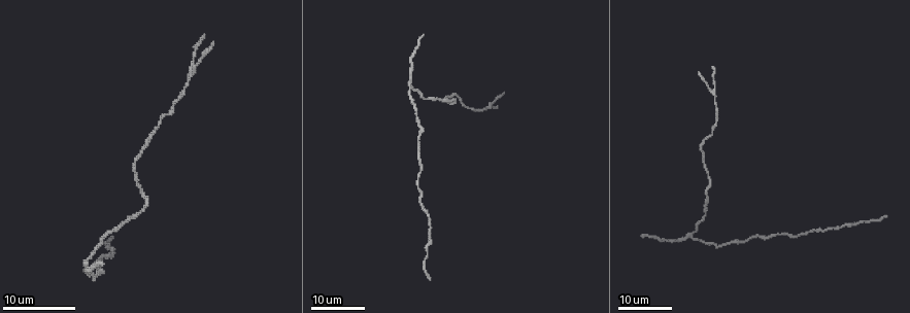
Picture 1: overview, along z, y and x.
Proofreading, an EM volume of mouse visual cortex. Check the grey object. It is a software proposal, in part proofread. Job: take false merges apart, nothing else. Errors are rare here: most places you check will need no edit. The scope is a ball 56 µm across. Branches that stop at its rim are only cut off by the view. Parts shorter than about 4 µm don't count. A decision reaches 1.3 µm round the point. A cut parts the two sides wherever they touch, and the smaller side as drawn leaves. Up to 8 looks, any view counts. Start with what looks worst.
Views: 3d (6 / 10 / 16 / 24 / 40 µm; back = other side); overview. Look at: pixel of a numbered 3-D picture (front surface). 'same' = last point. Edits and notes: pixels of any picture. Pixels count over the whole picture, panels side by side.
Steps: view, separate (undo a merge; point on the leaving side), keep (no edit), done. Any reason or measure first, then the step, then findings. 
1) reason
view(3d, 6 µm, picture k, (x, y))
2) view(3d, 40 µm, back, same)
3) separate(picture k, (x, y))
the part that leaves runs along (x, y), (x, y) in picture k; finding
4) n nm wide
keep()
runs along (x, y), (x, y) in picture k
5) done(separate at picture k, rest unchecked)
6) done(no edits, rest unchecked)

arms part here
view(3d, 24 µm, picture 1, (85, 260))

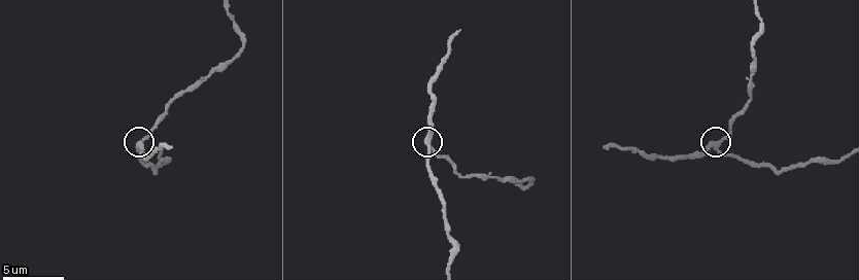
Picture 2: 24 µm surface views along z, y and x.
view(3d, 10 µm, picture 2, (720, 143))

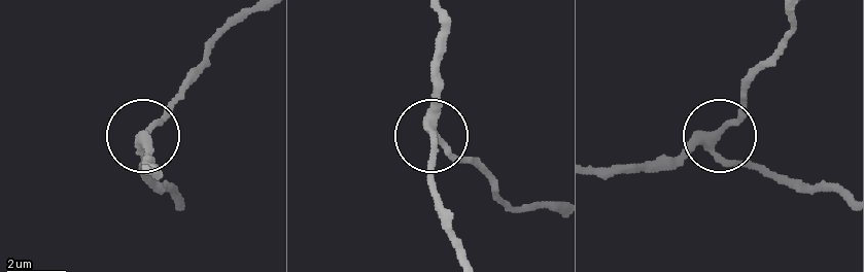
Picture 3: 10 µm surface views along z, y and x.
side arm 44 µm
keep()
runs along (718, 139), (725, 157), (774, 179) in picture 3; one cell here

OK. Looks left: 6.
thick turns thin
view(3d, 16 µm, picture 1, (773, 237))

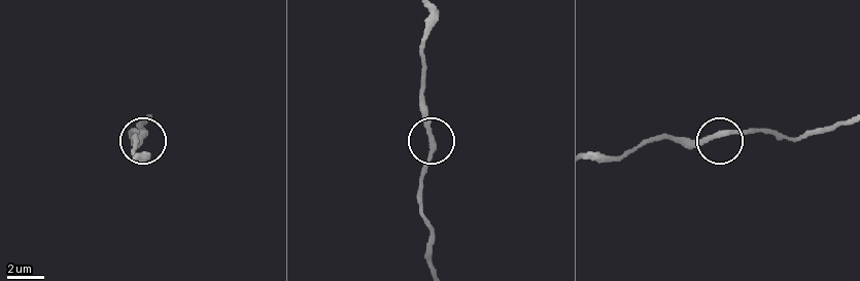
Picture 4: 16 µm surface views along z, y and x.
view(3d, 6 µm, picture 4, (430, 143))

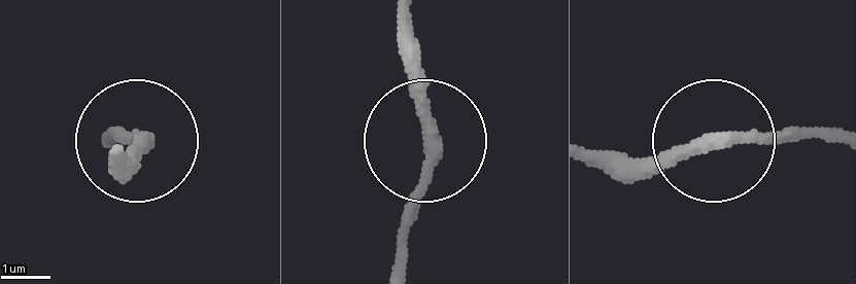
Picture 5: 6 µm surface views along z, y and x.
280 nm wide
keep()
runs along (591, 149), (677, 162), (726, 138), (837, 138) in picture 5; all the same cell

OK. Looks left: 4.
a narrow waist
view(3d, 16 µm, picture 1, (843, 227))

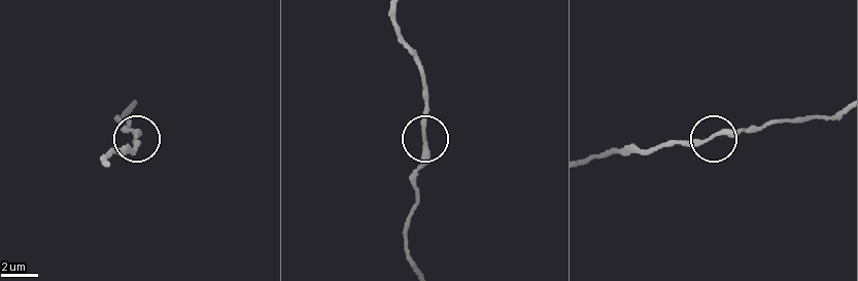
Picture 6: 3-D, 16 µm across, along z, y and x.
zoom in
view(3d, 6 µm, picture 6, (423, 134))

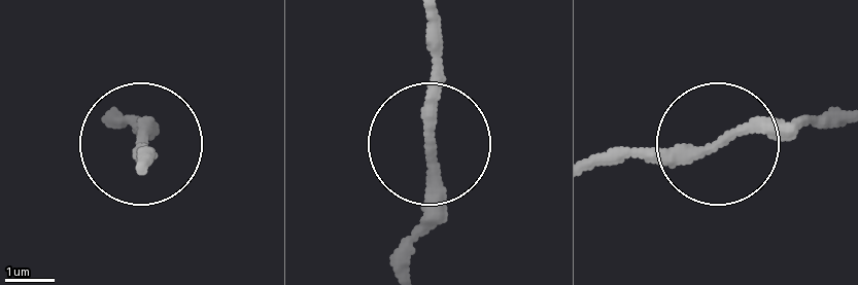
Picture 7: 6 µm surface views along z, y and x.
keep()
runs along (601, 165), (834, 116) in picture 7; one cell here

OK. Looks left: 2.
view(3d, 16 µm, picture 1, (136, 159))

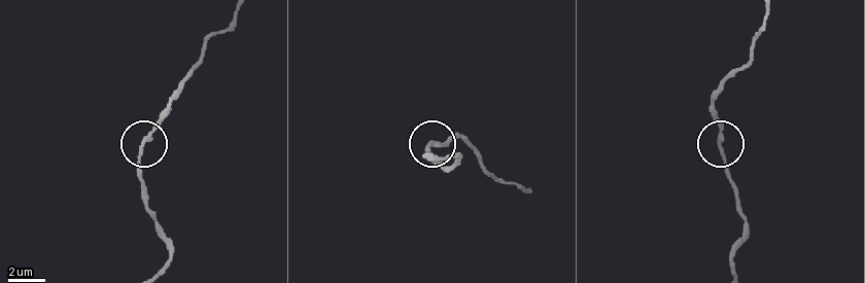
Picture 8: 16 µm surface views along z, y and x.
view(3d, 6 µm, picture 8, (720, 137))

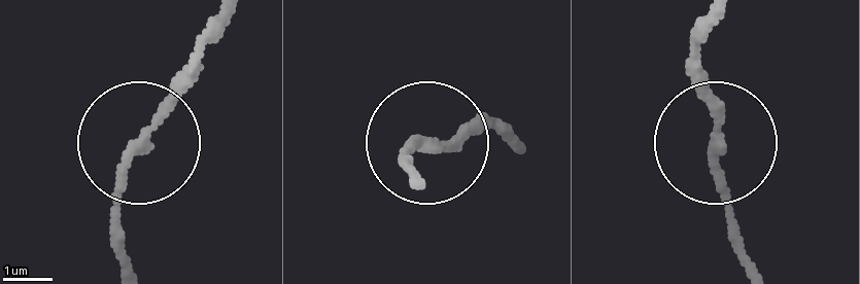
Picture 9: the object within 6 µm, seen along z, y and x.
keep()
runs along (755, 267), (714, 144), (701, 37) in picture 9; continuous, no second cell

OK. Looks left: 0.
done(no edits, rest unchecked)

